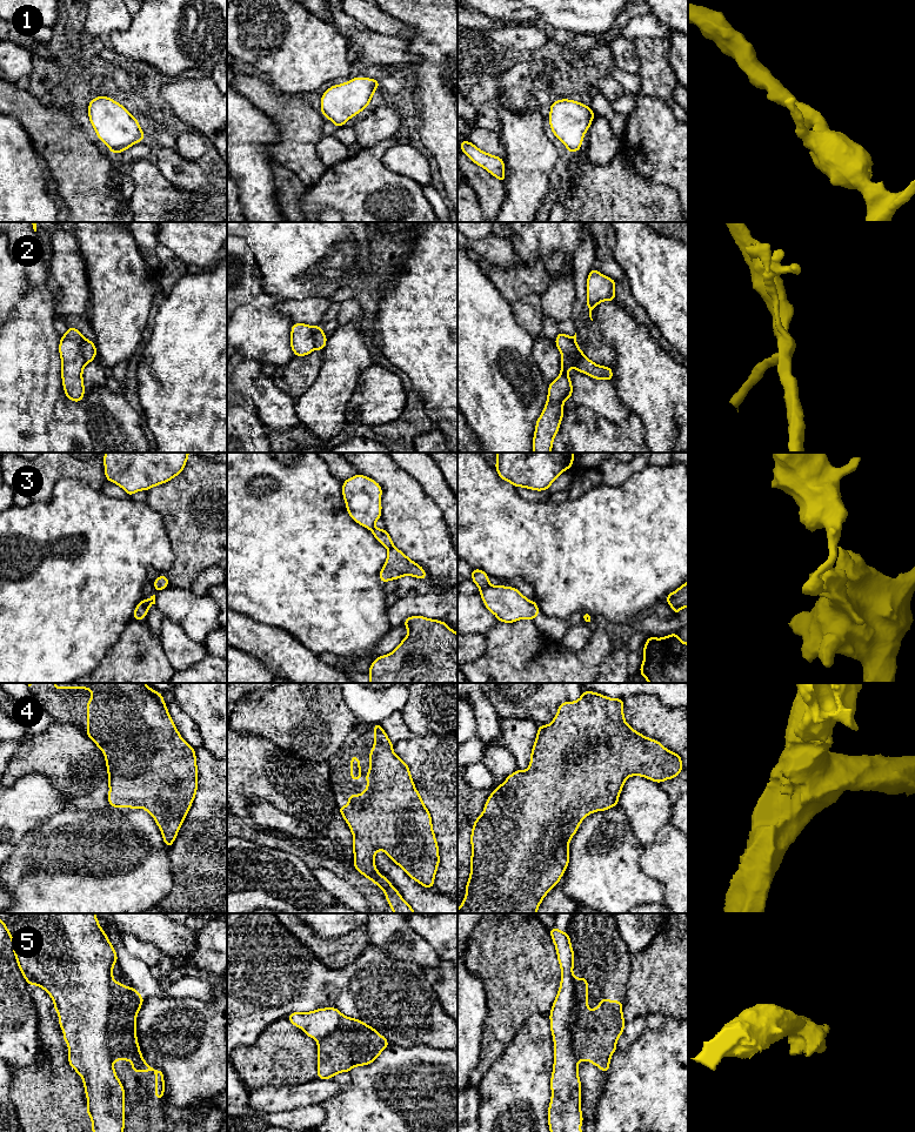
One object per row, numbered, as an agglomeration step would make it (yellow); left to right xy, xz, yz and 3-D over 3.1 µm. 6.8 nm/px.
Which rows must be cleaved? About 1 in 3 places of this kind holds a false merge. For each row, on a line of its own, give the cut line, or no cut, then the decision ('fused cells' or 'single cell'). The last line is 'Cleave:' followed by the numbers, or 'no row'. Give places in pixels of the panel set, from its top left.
1: no cut | single cell
2: xy (84, 337), (81, 353), (86, 363) | fused cells
3: xy (140, 602), (147, 608) | fused cells
4: no cut | single cell
5: yz (572, 971), (563, 982), (576, 1009), (568, 1036), (578, 1062) | fused cells
Cleave: 2, 3, 5

